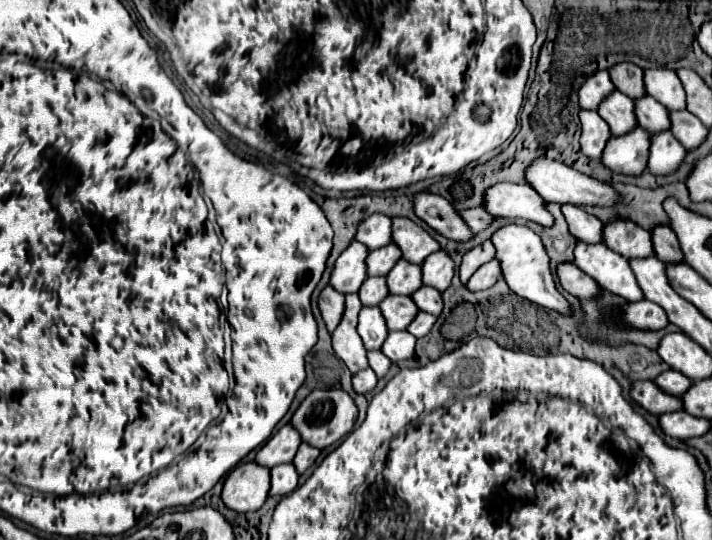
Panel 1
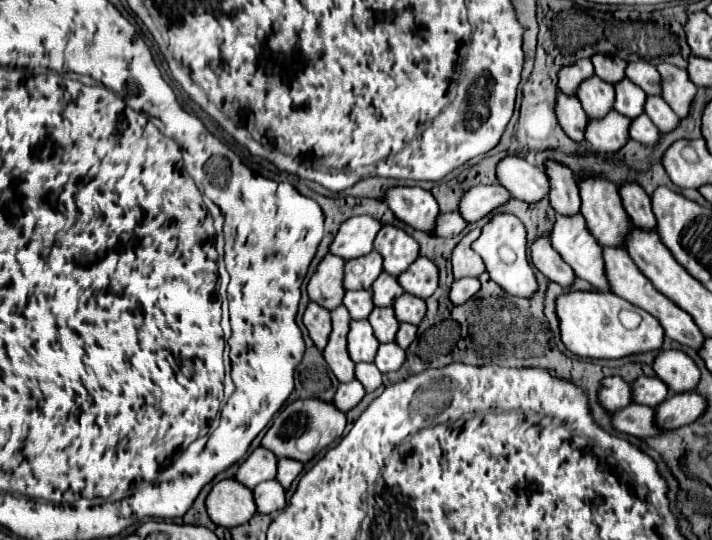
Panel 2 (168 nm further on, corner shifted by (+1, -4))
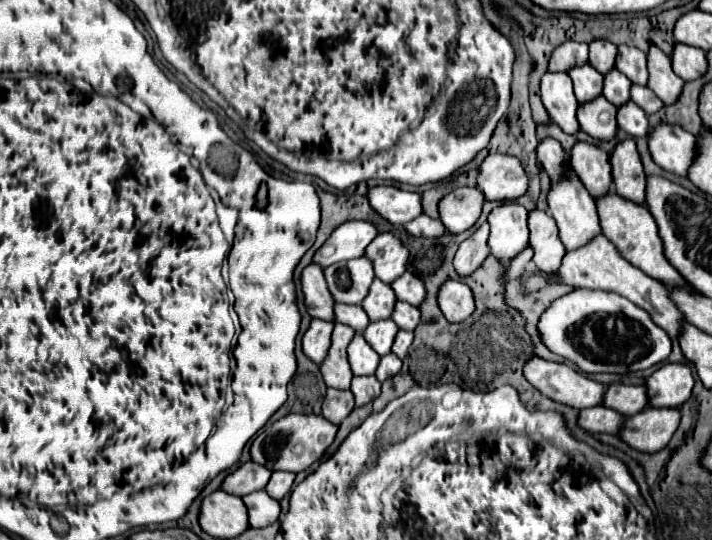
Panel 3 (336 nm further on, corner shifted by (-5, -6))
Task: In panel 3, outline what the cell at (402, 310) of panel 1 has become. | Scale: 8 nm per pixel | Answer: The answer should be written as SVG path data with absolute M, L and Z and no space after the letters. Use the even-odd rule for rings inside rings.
M381 319L375 323L369 323L369 327L363 331L367 343L379 353L379 355L387 355L391 351L391 345L395 341L399 327L395 327L393 319Z

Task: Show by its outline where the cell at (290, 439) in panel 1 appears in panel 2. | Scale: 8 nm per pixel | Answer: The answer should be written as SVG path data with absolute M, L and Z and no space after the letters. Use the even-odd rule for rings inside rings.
M259 447L241 463L233 479L253 489L263 481L275 479L275 473L277 473L277 459L273 457L273 453L267 453L267 449Z

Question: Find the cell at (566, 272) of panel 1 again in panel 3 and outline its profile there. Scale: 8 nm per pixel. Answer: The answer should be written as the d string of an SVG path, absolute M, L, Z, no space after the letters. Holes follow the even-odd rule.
M531 211L529 213L529 231L531 239L529 245L533 247L533 261L543 273L557 273L559 263L563 261L565 247L559 241L559 231L555 221L545 211Z

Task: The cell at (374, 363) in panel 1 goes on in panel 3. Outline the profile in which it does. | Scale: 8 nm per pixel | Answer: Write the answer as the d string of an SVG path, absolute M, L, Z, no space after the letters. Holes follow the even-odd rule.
M361 375L361 377L353 377L351 381L351 391L355 395L355 403L357 407L371 403L379 391L381 391L381 383L379 379L375 379L375 375Z

